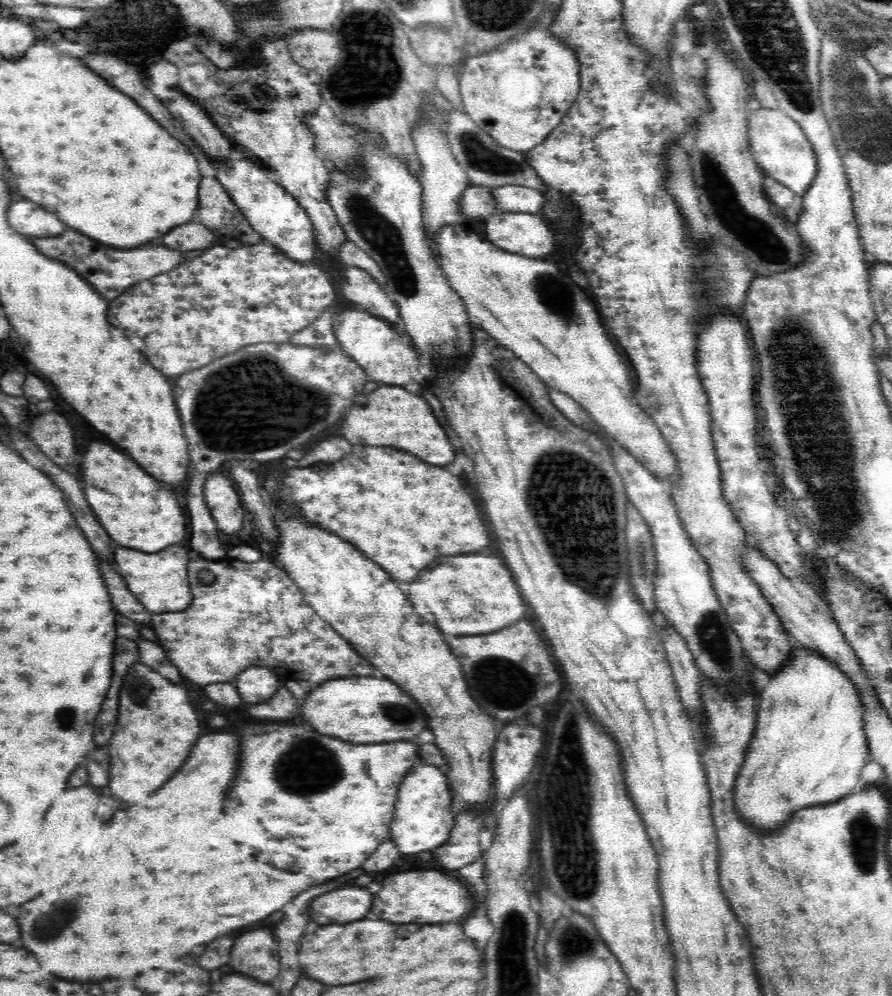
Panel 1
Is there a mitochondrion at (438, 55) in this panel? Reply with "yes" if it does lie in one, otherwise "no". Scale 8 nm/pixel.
no

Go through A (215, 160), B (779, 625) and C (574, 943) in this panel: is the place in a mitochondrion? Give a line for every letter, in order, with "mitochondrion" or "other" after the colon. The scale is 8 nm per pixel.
A: other
B: other
C: mitochondrion

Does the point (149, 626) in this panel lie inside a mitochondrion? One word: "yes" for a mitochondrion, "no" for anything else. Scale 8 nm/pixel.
no

